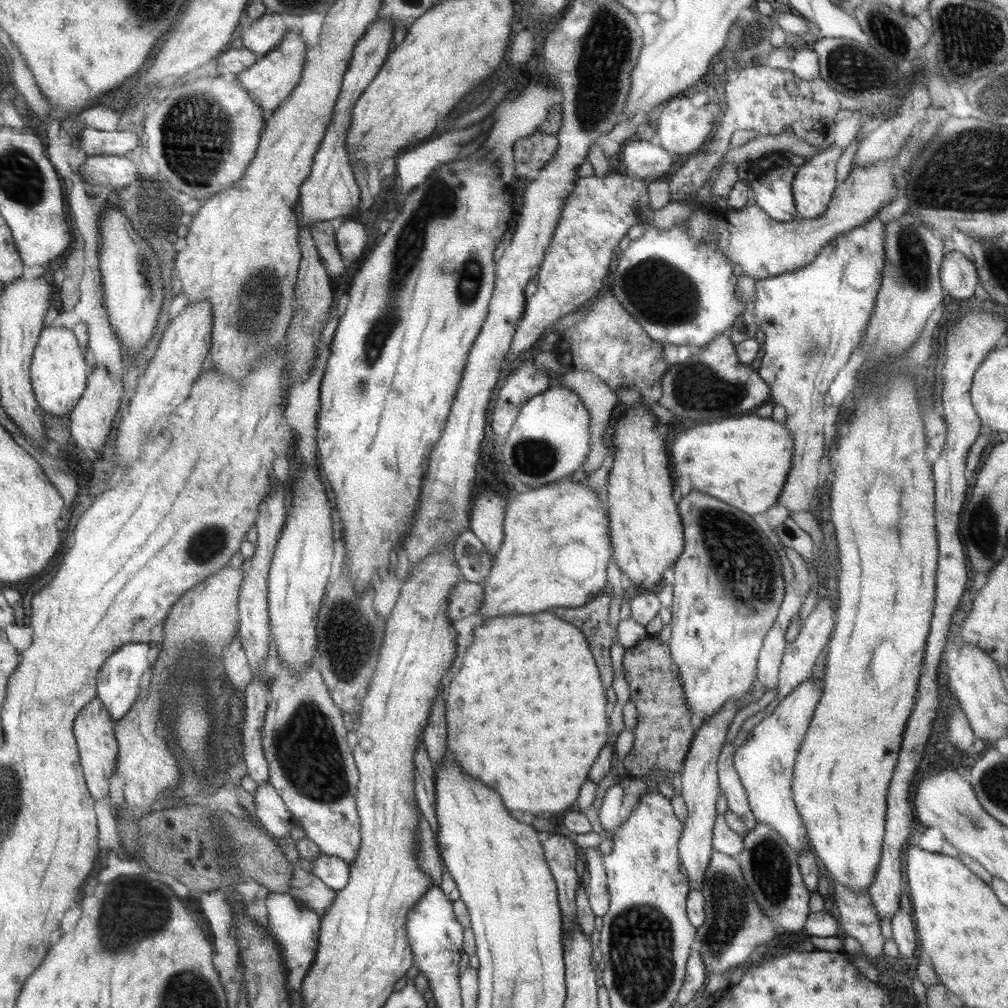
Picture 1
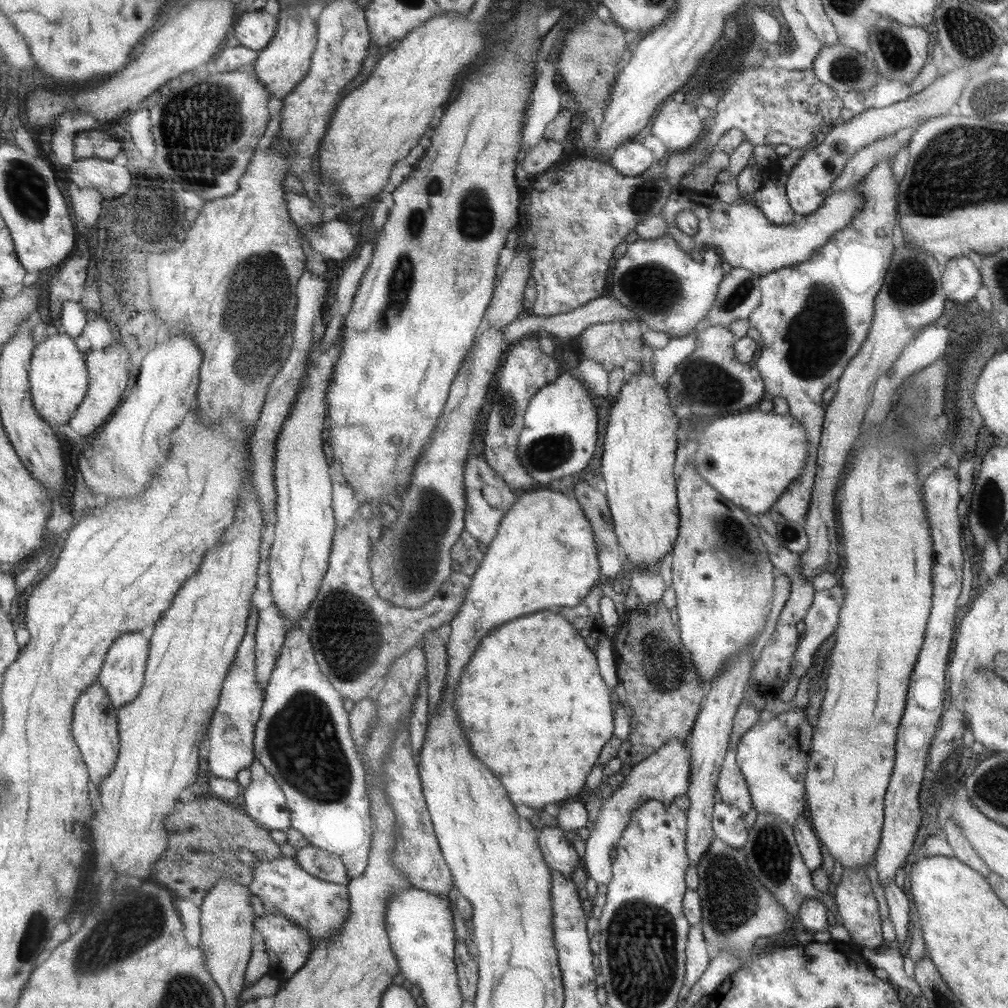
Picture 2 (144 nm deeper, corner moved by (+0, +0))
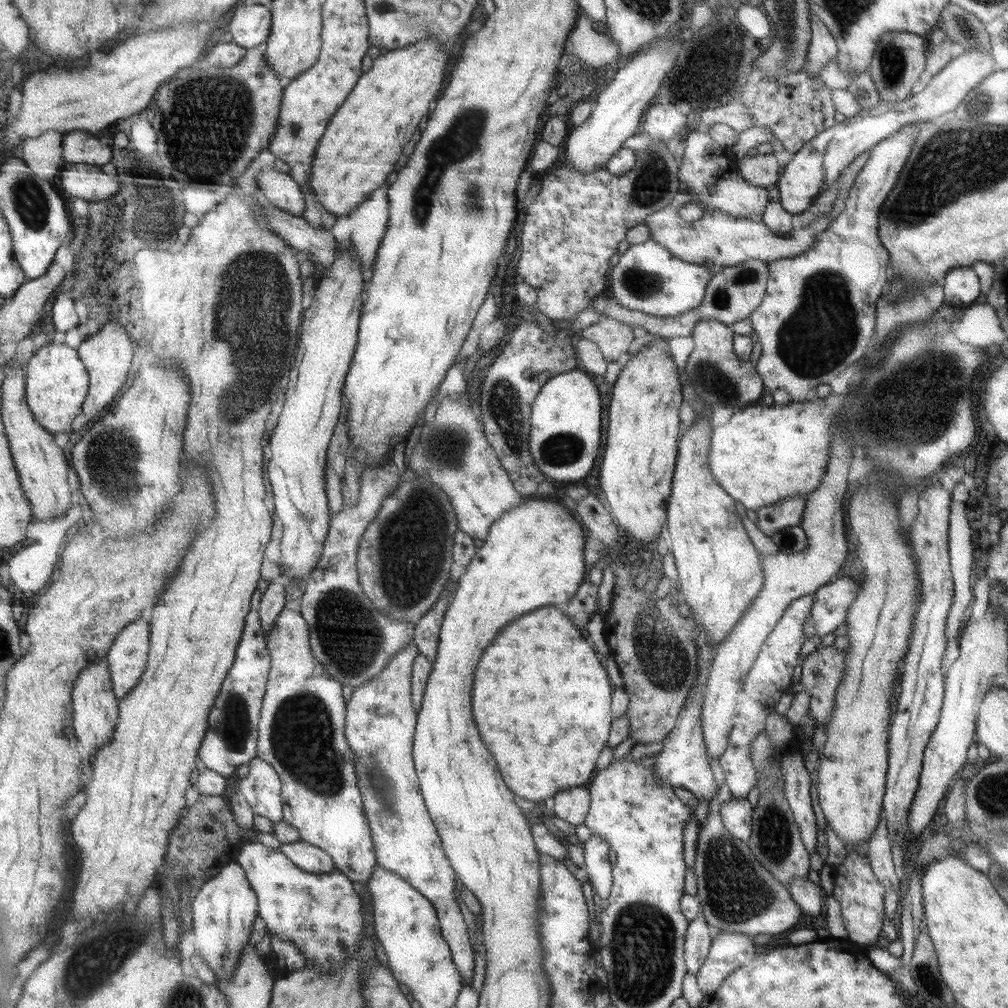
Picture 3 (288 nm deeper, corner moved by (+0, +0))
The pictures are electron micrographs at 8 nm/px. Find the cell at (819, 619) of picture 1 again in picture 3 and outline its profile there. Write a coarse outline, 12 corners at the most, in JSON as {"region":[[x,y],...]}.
{"region":[[837,578],[813,594],[809,618],[817,636],[847,622],[861,582]]}

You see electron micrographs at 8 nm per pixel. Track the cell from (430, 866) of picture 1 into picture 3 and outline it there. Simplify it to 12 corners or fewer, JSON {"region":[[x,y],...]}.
{"region":[[411,642],[355,688],[347,738],[379,866],[437,906],[469,986],[459,876],[415,760]]}

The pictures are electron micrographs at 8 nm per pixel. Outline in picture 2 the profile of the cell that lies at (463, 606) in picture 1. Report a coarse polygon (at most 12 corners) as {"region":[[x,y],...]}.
{"region":[[373,508],[335,532],[303,630],[321,672],[355,704],[473,584],[455,572],[423,608],[379,596]]}

